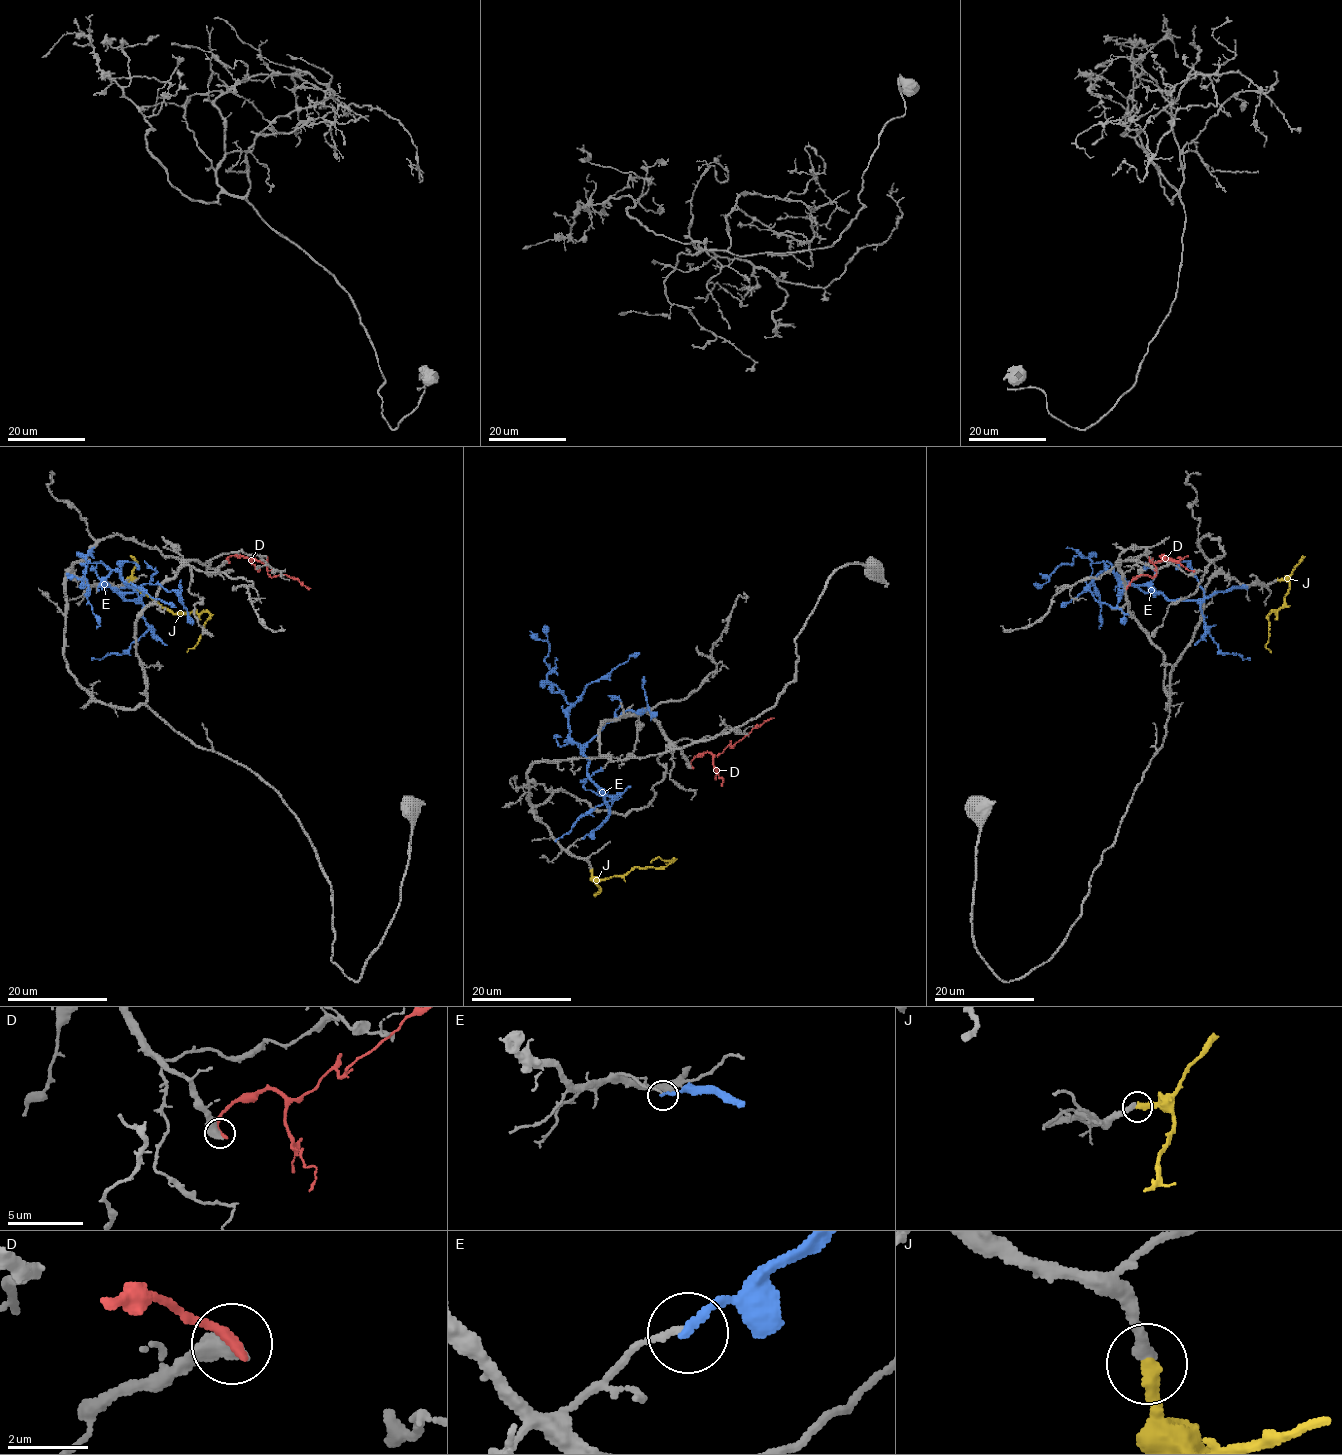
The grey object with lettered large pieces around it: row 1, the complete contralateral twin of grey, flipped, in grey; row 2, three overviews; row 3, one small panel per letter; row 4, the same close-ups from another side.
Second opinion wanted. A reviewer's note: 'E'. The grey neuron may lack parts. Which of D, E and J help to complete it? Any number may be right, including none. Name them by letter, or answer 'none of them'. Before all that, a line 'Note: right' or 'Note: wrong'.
Note: wrong
J

